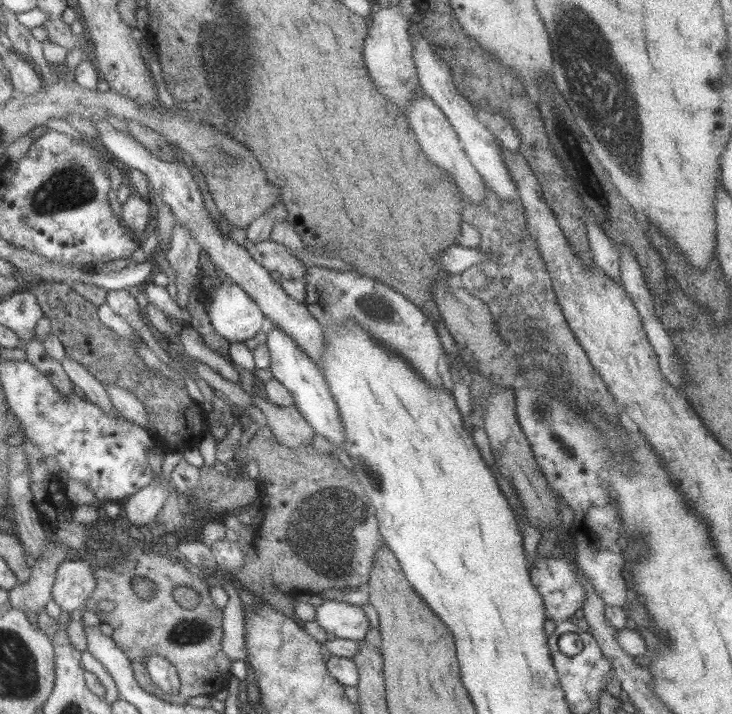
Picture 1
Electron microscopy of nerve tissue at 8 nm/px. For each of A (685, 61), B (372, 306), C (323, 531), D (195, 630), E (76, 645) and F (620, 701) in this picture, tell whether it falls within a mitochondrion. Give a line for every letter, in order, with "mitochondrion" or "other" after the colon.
A: other
B: mitochondrion
C: mitochondrion
D: mitochondrion
E: other
F: other

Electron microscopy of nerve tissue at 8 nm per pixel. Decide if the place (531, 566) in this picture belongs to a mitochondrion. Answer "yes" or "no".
no

